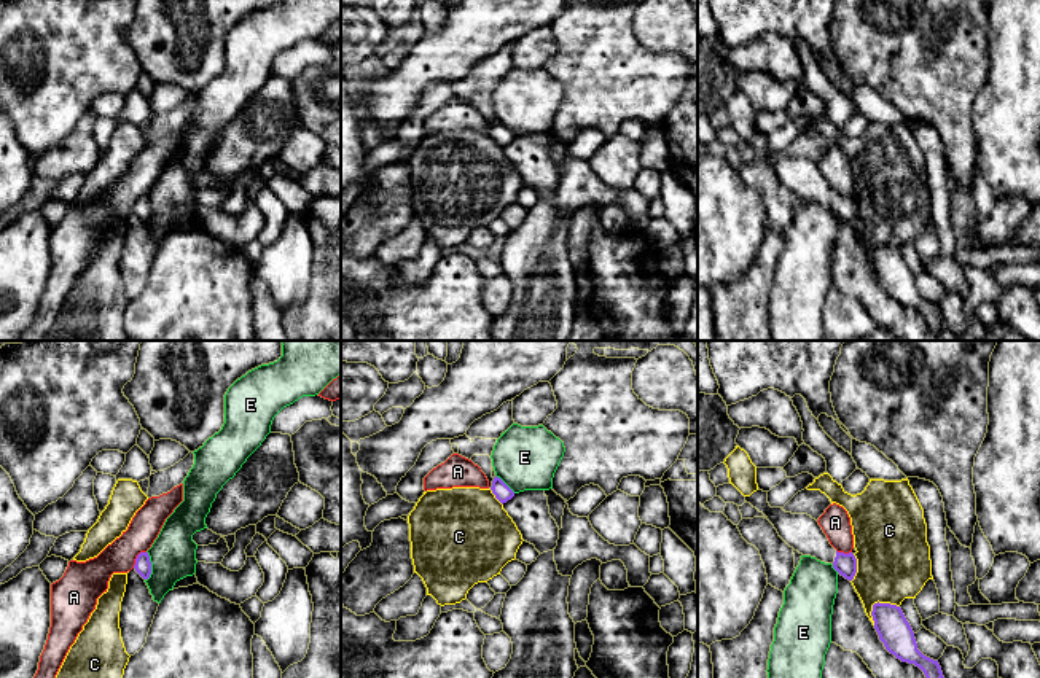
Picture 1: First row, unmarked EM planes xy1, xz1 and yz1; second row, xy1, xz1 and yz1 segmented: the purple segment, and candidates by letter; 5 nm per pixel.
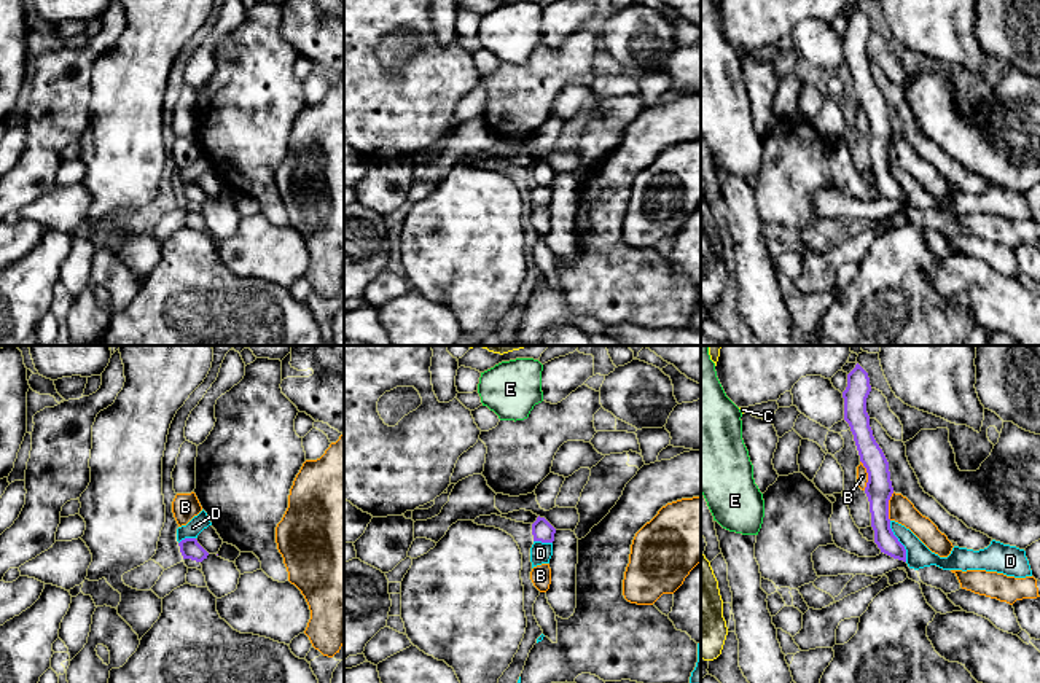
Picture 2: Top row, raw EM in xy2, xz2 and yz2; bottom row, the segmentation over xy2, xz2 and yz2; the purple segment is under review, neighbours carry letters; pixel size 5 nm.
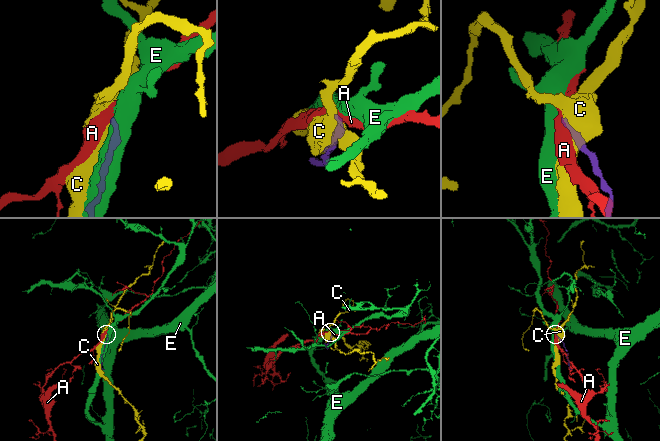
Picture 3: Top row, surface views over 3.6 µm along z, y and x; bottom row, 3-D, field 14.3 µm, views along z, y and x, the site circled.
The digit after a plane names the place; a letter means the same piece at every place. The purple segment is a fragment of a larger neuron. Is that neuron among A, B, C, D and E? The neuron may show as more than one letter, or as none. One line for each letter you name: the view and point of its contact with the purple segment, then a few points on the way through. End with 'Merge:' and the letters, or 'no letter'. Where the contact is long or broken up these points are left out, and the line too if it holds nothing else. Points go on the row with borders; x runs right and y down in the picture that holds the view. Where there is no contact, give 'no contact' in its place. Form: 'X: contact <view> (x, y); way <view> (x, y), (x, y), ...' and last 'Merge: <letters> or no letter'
Merge: no letter

